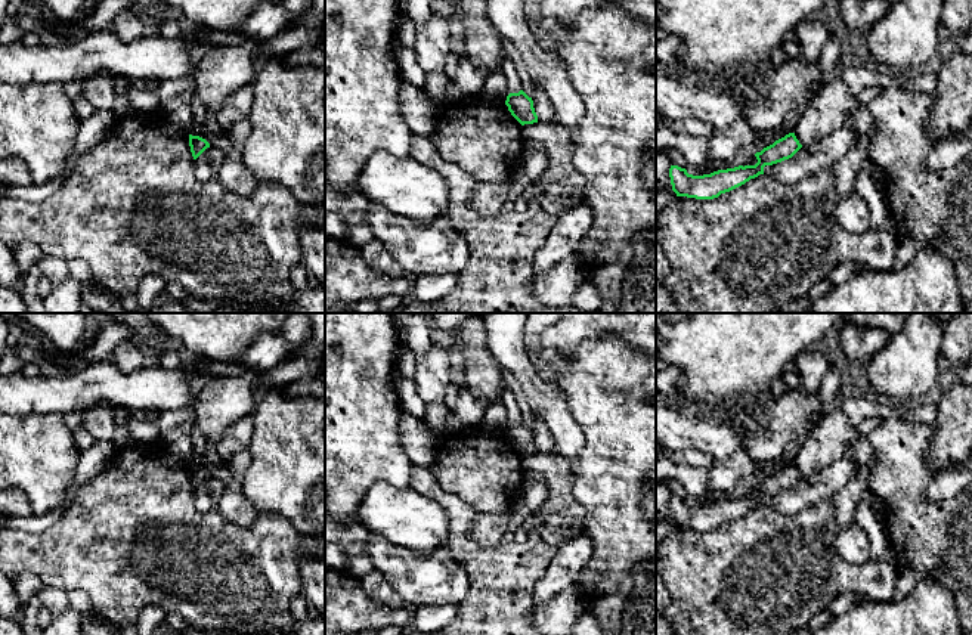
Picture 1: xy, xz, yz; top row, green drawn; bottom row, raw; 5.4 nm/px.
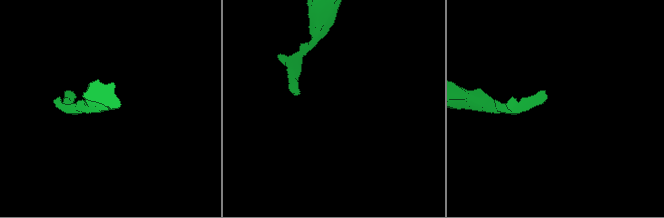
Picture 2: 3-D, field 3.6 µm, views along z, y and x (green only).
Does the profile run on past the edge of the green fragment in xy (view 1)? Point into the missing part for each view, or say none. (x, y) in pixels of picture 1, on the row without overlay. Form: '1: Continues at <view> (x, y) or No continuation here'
1: No continuation here

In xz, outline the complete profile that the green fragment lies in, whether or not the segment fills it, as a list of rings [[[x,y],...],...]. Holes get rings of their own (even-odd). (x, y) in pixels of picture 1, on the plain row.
[[[523,421],[518,424],[510,424],[507,427],[505,436],[511,446],[521,455],[538,453],[538,446],[533,439],[533,431]]]

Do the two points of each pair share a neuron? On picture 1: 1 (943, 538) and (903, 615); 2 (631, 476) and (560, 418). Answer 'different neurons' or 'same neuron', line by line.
1: different neurons
2: different neurons

